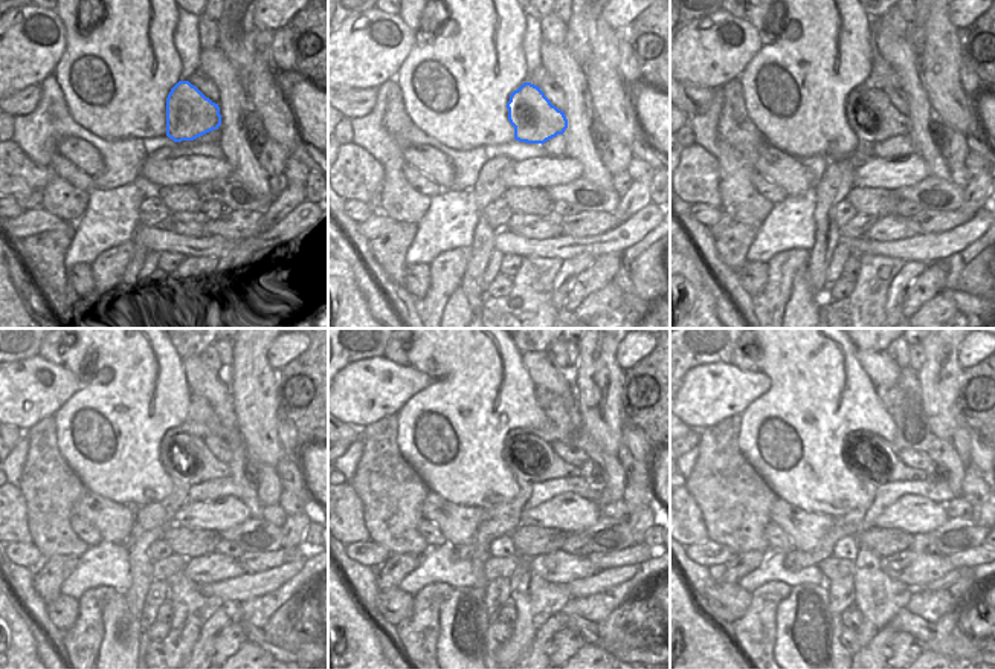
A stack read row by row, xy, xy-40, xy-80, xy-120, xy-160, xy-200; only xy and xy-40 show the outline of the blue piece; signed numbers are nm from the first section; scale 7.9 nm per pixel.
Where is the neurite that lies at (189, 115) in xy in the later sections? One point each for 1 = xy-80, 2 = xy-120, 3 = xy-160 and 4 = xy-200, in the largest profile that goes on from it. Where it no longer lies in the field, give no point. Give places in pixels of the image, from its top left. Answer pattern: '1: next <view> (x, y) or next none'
1: next xy-80 (878, 119)
2: next xy-120 (205, 466)
3: next xy-160 (547, 465)
4: next xy-200 (887, 463)

